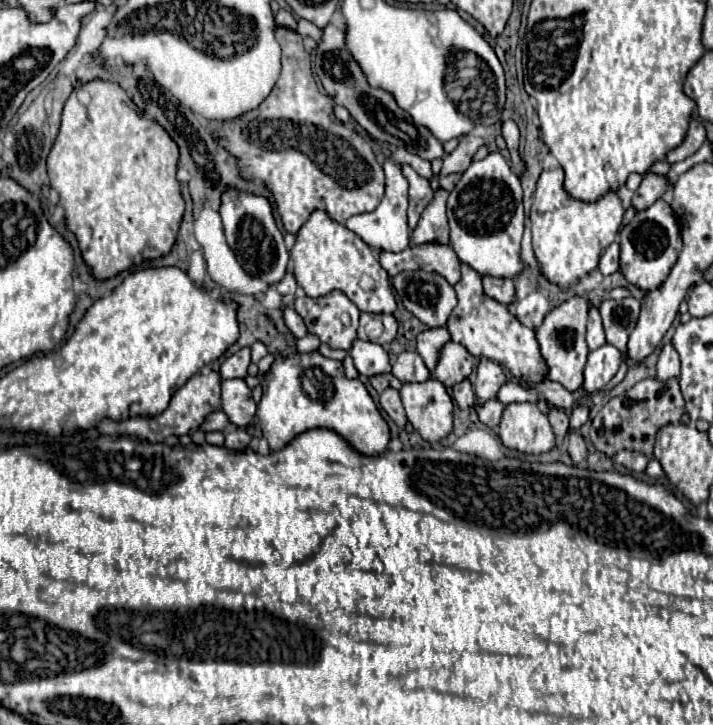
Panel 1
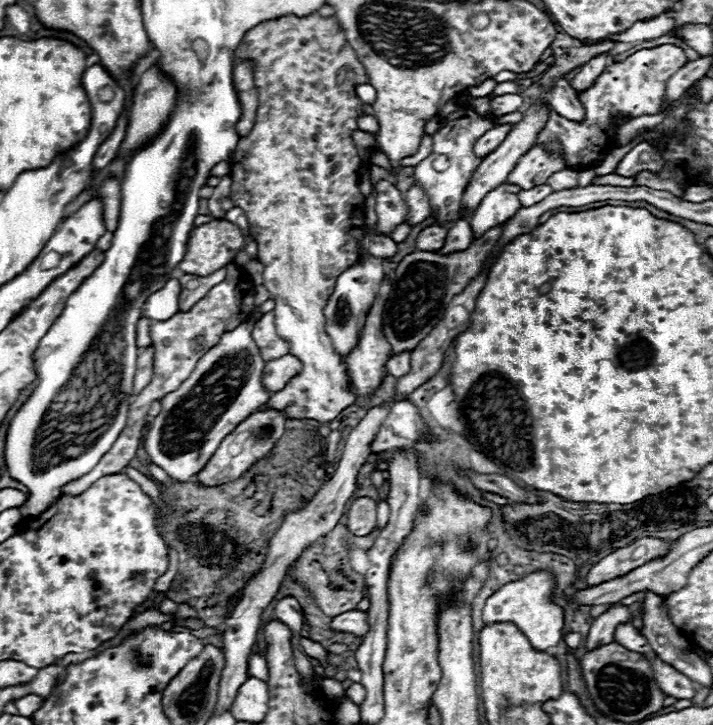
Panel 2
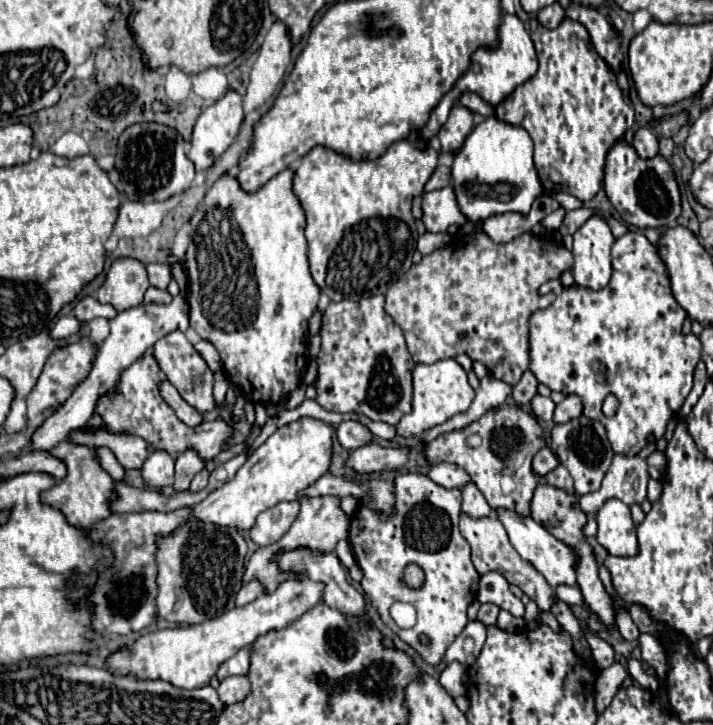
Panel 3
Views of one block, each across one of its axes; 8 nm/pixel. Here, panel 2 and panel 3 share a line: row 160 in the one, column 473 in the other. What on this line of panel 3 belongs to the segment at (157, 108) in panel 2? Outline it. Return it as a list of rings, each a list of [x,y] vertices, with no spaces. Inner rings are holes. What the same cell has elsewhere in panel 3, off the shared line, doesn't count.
[[[454,104],[446,124],[438,132],[442,152],[448,152],[448,154],[456,152],[462,146],[462,142],[466,140],[466,136],[472,132],[472,128],[474,128],[472,112],[462,104]]]

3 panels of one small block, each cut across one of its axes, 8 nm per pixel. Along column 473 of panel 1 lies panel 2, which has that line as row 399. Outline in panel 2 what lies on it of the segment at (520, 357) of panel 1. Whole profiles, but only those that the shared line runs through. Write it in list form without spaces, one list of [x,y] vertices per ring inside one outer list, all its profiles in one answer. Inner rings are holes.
[[[284,16],[280,20],[262,22],[244,34],[242,44],[236,50],[236,60],[240,58],[256,60],[254,84],[258,88],[260,104],[256,110],[254,128],[248,136],[240,138],[230,164],[230,198],[234,206],[242,208],[246,214],[250,236],[258,244],[258,260],[264,266],[264,288],[276,302],[276,334],[290,344],[290,354],[296,354],[296,358],[302,362],[302,372],[292,378],[284,390],[272,394],[272,398],[260,410],[268,410],[268,406],[272,406],[272,410],[284,410],[288,420],[312,418],[318,422],[330,422],[344,408],[354,404],[356,398],[346,386],[346,366],[332,348],[332,342],[324,330],[326,318],[322,308],[334,290],[336,278],[348,270],[348,266],[358,262],[360,242],[366,234],[362,210],[364,196],[358,188],[360,158],[352,142],[352,132],[358,130],[356,118],[362,114],[362,102],[354,94],[354,84],[366,84],[368,78],[334,16]],[[340,68],[346,68],[346,78],[342,84],[336,80]]]

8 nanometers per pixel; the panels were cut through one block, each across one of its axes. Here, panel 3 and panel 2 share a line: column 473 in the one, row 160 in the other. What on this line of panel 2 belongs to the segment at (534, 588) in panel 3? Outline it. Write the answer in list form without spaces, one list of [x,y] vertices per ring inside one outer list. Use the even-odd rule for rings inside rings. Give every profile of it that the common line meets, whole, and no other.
[[[534,146],[526,154],[520,156],[512,172],[508,174],[506,182],[512,182],[514,186],[520,186],[522,190],[528,190],[532,186],[544,184],[554,172],[564,170],[564,160],[560,156],[548,156],[542,148]]]

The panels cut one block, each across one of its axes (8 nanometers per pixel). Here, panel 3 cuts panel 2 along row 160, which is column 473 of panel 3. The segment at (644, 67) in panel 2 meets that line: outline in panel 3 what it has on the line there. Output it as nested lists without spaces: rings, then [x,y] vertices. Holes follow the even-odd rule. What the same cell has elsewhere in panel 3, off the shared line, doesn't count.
[[[398,474],[394,480],[394,488],[396,488],[396,514],[390,518],[378,516],[376,512],[372,512],[368,506],[360,506],[360,510],[356,510],[356,516],[350,522],[350,544],[356,556],[358,566],[364,572],[362,578],[362,590],[366,600],[378,610],[380,618],[384,620],[384,624],[396,632],[404,642],[408,642],[428,664],[438,664],[444,658],[444,652],[448,650],[448,646],[456,640],[456,636],[464,630],[468,618],[466,618],[466,610],[472,604],[472,600],[476,598],[478,592],[478,572],[472,566],[470,560],[470,546],[464,540],[464,536],[458,530],[458,514],[460,514],[460,490],[458,488],[444,488],[436,482],[432,482],[426,474]],[[406,564],[418,564],[424,574],[426,574],[426,582],[422,588],[412,590],[406,584],[402,584],[402,568]],[[394,602],[408,602],[416,608],[418,620],[416,626],[410,630],[402,630],[398,626],[394,626],[394,620],[390,618],[390,606]],[[420,636],[426,636],[428,640],[436,636],[436,648],[424,648],[426,644],[420,642]]]

